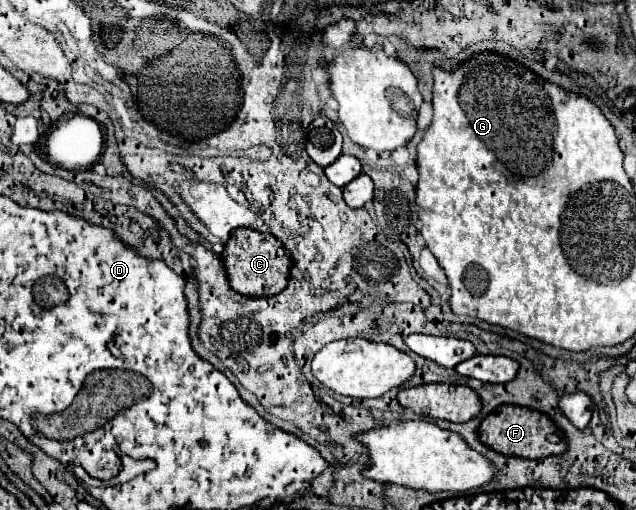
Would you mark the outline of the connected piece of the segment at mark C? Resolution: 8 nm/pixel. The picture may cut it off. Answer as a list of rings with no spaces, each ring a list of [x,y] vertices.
[[[238,228],[226,242],[226,248],[222,252],[222,260],[228,268],[228,282],[232,290],[236,290],[242,296],[276,296],[280,290],[288,286],[290,270],[292,270],[292,256],[282,246],[274,234],[250,230],[250,228]]]

